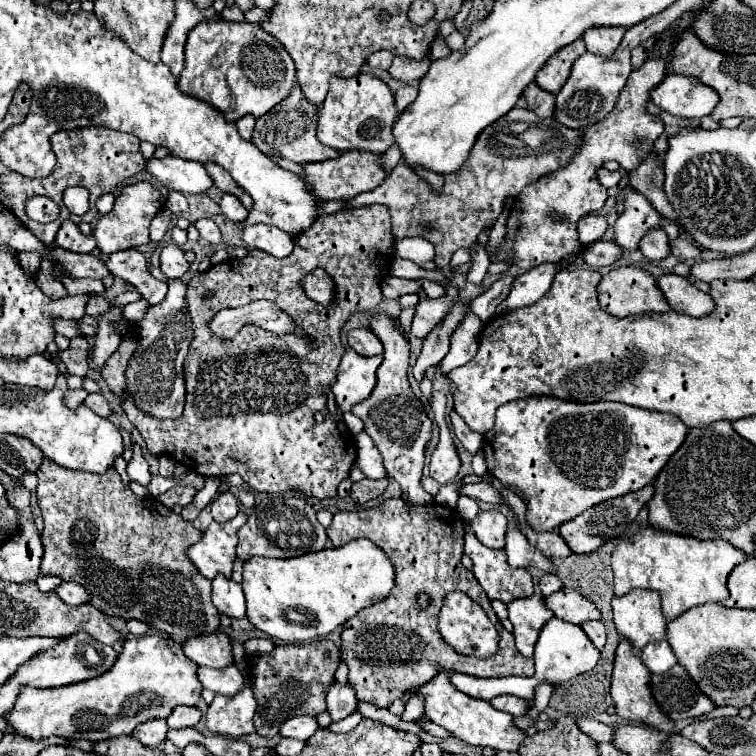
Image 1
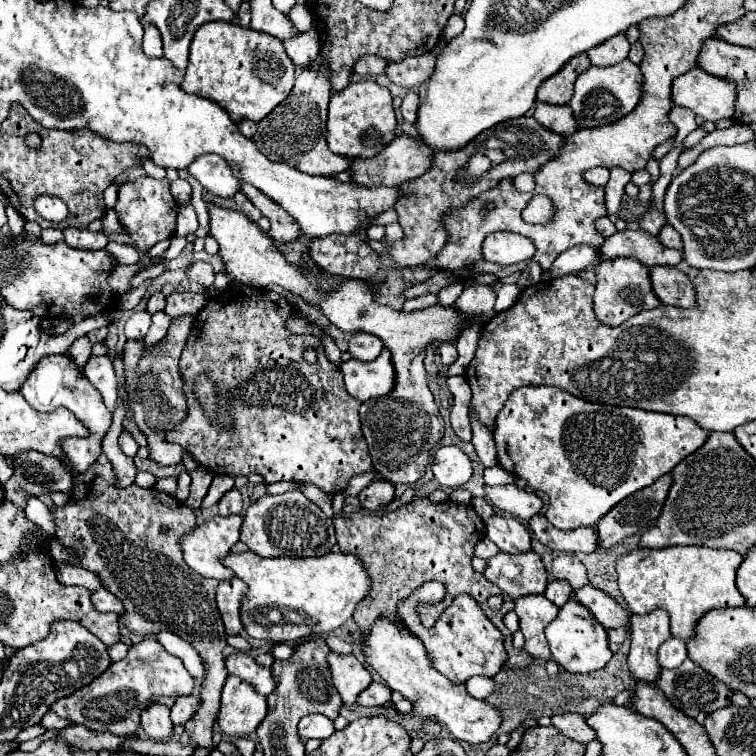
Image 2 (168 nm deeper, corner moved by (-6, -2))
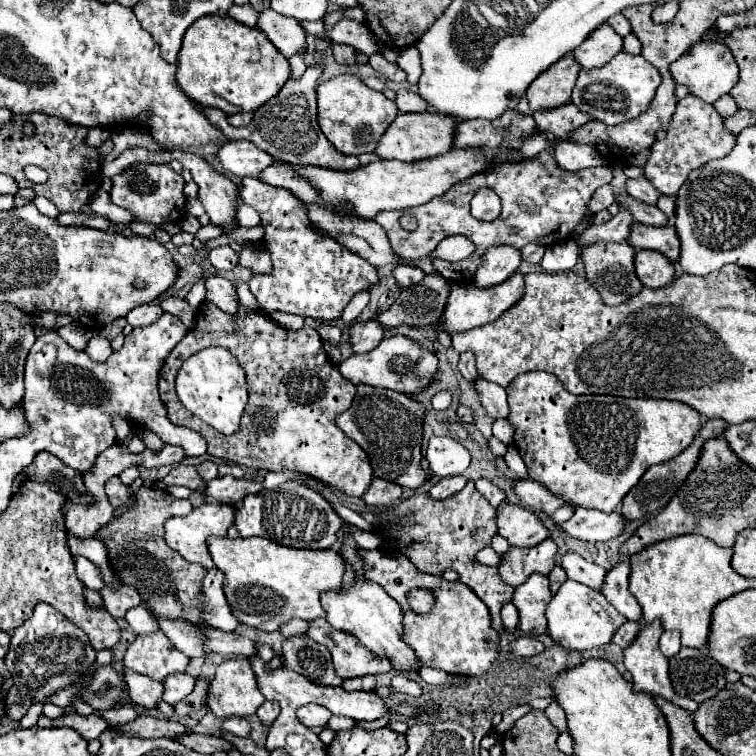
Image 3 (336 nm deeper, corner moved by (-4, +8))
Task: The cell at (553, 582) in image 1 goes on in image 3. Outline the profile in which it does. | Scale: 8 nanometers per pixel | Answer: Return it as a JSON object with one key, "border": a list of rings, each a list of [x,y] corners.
{"border":[[[556,565],[556,567],[552,569],[552,573],[548,575],[548,579],[550,579],[550,591],[556,593],[556,589],[566,581],[566,571],[564,571],[560,565]]]}

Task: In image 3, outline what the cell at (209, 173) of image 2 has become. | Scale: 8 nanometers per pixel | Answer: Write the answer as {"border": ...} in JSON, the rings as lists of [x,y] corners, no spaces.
{"border":[[[228,141],[218,151],[220,165],[236,177],[258,177],[262,169],[274,163],[274,157],[250,141]]]}

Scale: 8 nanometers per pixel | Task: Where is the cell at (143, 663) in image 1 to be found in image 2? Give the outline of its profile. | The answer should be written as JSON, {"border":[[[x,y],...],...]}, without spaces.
{"border":[[[148,637],[128,651],[122,661],[116,661],[108,667],[106,673],[96,677],[90,685],[74,691],[68,697],[58,699],[50,711],[56,711],[58,717],[68,719],[74,725],[82,725],[92,731],[110,731],[118,737],[136,735],[140,729],[140,713],[148,703],[162,703],[164,697],[176,699],[182,695],[192,695],[194,679],[186,671],[182,659],[170,655],[156,639]]]}

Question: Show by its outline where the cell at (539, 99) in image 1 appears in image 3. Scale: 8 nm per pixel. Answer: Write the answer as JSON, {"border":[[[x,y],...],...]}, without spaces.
{"border":[[[568,103],[568,105],[562,105],[560,109],[548,109],[544,113],[534,113],[534,121],[546,133],[552,133],[558,139],[570,141],[572,133],[578,127],[586,125],[588,121],[592,121],[592,117],[588,113],[578,111],[576,105]]]}

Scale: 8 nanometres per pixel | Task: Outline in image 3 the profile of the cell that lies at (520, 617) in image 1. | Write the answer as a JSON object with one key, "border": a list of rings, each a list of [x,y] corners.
{"border":[[[532,573],[522,585],[516,587],[512,603],[520,613],[518,627],[524,635],[542,635],[546,633],[546,605],[550,603],[552,593],[548,589],[548,577]]]}

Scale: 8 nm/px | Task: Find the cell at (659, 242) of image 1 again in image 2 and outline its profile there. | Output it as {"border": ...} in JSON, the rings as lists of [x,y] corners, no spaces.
{"border":[[[648,209],[642,217],[640,217],[640,229],[648,231],[652,237],[658,235],[658,231],[666,225],[666,219],[664,219],[664,213],[656,211],[656,209]]]}

